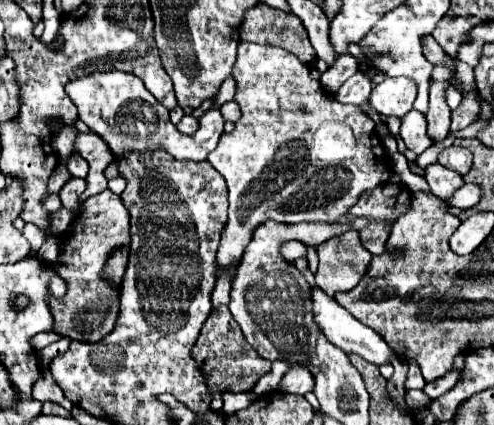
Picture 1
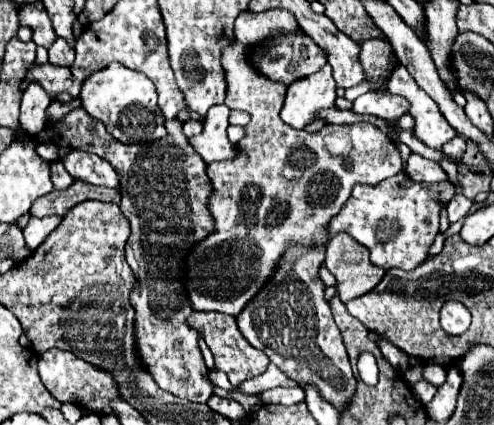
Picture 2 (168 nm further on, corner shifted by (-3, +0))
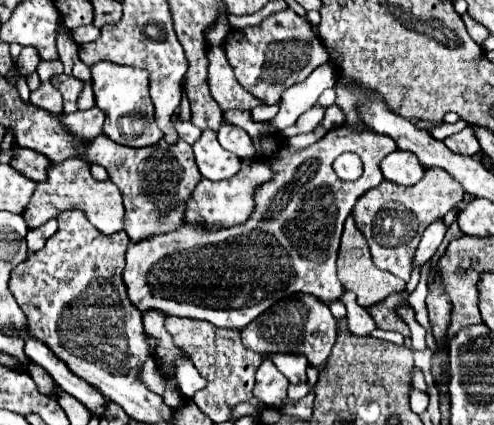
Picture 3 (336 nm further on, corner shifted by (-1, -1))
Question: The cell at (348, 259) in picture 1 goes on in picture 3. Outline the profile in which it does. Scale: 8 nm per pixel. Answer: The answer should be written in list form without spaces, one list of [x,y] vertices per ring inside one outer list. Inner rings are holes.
[[[353,216],[347,218],[345,230],[343,230],[343,236],[341,236],[341,248],[339,248],[339,260],[337,260],[337,274],[339,274],[339,280],[343,282],[343,286],[347,290],[351,290],[351,292],[357,294],[357,302],[363,308],[369,308],[373,304],[379,304],[387,296],[405,290],[405,280],[401,280],[401,278],[393,276],[393,274],[389,274],[389,272],[379,270],[377,266],[373,266],[367,240],[363,238],[361,230],[355,226]]]

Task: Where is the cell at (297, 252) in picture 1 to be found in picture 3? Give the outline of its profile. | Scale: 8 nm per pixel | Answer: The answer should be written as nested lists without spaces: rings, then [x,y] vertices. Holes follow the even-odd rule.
[[[345,291],[341,297],[341,302],[345,305],[347,310],[347,322],[349,322],[349,330],[355,336],[367,336],[371,330],[375,330],[375,322],[369,316],[369,312],[359,306],[357,303],[357,296],[351,291]]]

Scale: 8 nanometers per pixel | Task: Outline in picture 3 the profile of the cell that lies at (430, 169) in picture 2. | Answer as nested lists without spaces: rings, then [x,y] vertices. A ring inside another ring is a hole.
[[[405,150],[391,152],[389,156],[385,156],[385,160],[381,160],[381,172],[385,180],[401,186],[417,184],[423,178],[423,170],[425,168],[419,164],[417,156]]]

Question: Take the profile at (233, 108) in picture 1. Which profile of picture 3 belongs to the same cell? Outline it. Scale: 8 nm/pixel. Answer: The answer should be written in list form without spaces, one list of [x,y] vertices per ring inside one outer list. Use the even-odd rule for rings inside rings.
[[[275,104],[275,106],[257,106],[253,110],[253,120],[257,120],[257,122],[271,120],[277,112],[279,112],[279,104]]]

